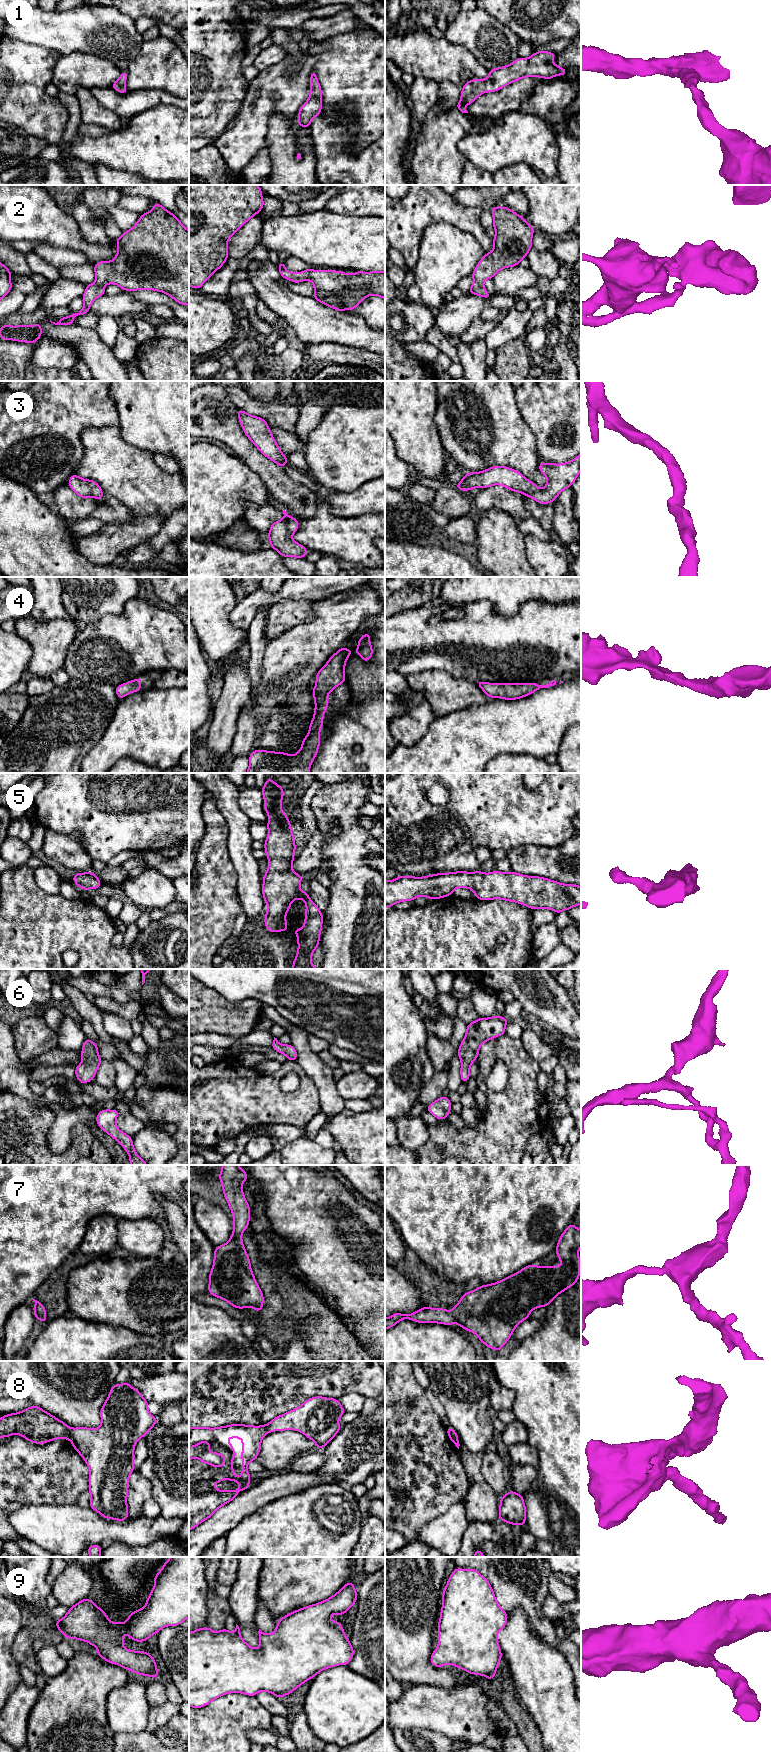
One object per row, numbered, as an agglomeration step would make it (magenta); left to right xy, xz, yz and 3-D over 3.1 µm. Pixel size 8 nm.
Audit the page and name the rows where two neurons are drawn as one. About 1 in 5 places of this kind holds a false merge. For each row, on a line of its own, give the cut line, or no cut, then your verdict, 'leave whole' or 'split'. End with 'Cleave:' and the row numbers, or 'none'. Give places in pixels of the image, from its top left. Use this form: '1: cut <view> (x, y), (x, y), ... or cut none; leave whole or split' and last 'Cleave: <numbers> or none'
1: cut none; leave whole
2: cut none; leave whole
3: cut none; leave whole
4: cut none; leave whole
5: cut none; leave whole
6: cut none; leave whole
7: cut none; leave whole
8: cut xy (71, 1428), (68, 1438); split
9: cut none; leave whole
Cleave: 8

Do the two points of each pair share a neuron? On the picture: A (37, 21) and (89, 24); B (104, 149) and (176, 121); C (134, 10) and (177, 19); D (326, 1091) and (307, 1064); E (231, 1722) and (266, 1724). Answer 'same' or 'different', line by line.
A: same
B: same
C: same
D: same
E: same

